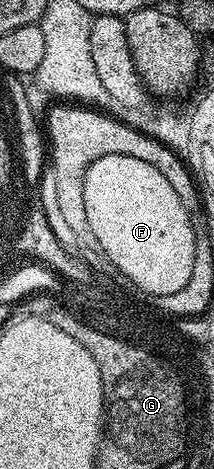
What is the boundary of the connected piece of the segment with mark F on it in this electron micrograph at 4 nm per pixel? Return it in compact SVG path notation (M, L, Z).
M107 154L107 158L101 159L94 165L94 175L97 180L85 179L85 200L79 208L89 208L89 221L86 224L93 224L93 232L101 236L101 244L105 244L105 259L110 265L114 264L122 272L124 279L137 280L137 290L141 288L153 288L153 292L173 292L173 288L181 288L185 280L189 280L189 268L193 268L193 232L189 232L189 220L185 220L185 212L181 212L181 204L177 204L177 196L173 196L173 188L169 188L171 182L165 184L161 180L163 174L157 176L159 171L153 172L149 164L141 164L141 160L125 160L125 156L118 154Z

